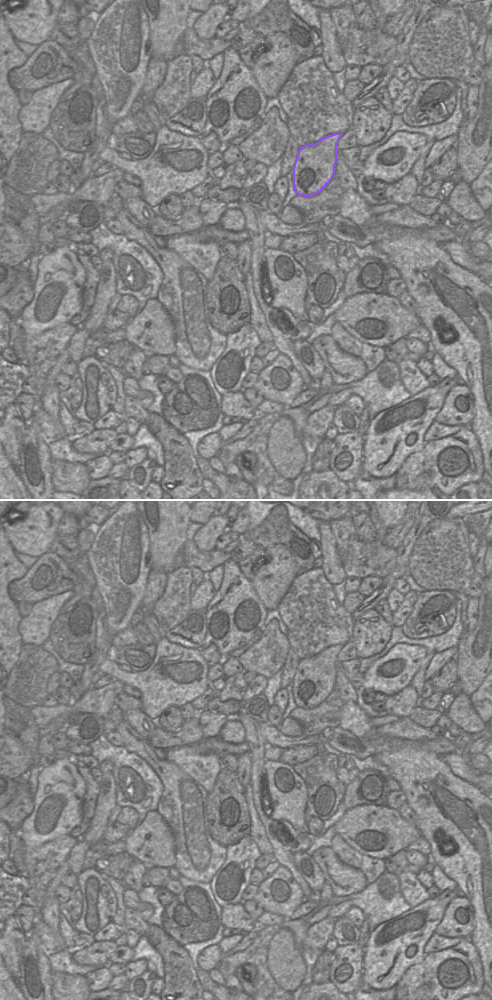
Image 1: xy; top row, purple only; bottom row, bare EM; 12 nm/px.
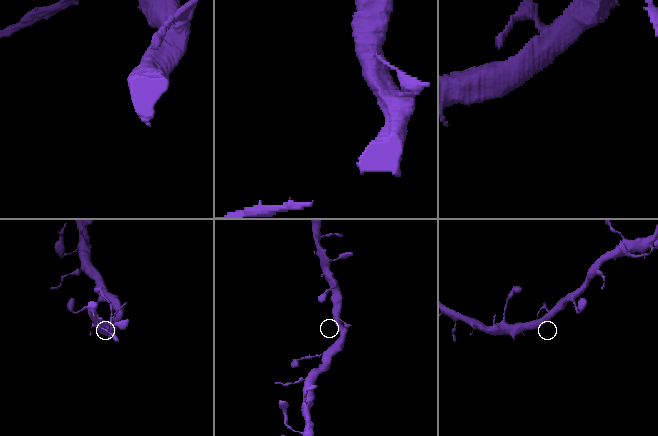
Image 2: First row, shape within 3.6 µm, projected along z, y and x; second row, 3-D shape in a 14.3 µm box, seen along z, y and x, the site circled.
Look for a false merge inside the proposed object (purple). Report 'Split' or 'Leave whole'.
Leave whole.

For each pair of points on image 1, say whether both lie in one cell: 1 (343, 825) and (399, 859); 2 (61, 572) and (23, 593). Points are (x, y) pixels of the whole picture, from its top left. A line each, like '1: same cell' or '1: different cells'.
1: different cells
2: same cell

